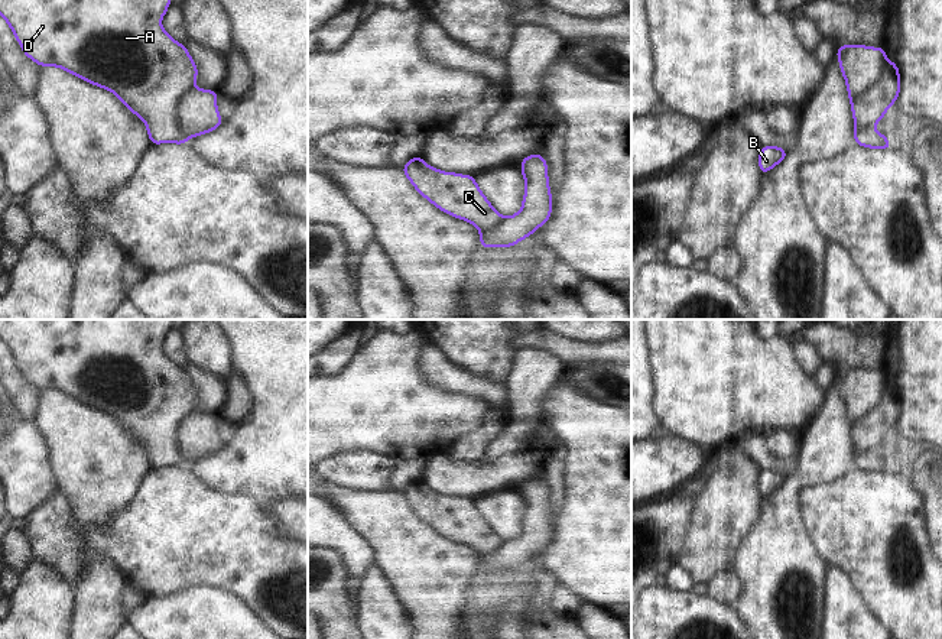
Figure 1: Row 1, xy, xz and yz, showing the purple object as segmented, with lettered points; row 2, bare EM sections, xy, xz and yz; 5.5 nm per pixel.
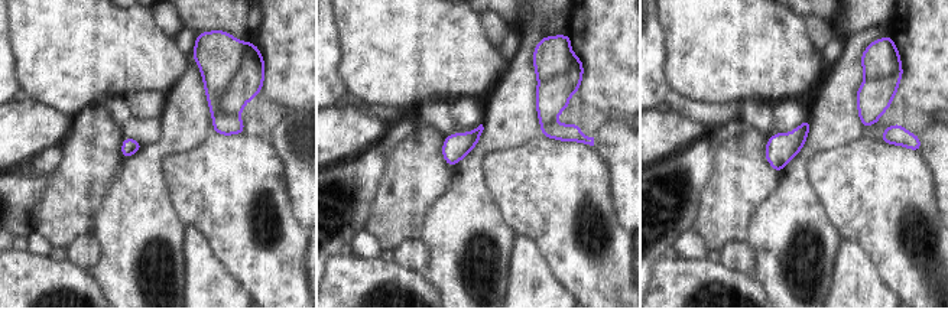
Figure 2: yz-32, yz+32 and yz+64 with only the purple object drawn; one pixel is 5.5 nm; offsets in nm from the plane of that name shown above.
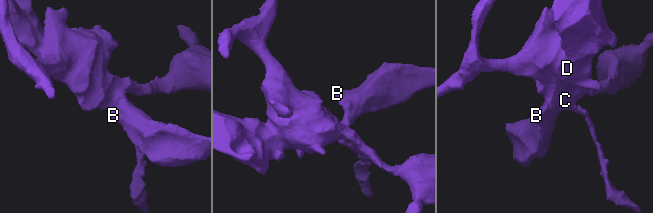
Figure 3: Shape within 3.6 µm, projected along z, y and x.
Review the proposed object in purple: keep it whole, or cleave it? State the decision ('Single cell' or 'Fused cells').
Fused cells.

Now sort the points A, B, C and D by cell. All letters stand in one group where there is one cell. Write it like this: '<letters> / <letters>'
A C D / B

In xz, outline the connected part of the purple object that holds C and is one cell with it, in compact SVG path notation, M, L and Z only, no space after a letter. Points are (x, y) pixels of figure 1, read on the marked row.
M416 155L402 168L415 189L436 208L465 220L480 231L493 230L504 217L481 192L474 175L442 172Z

